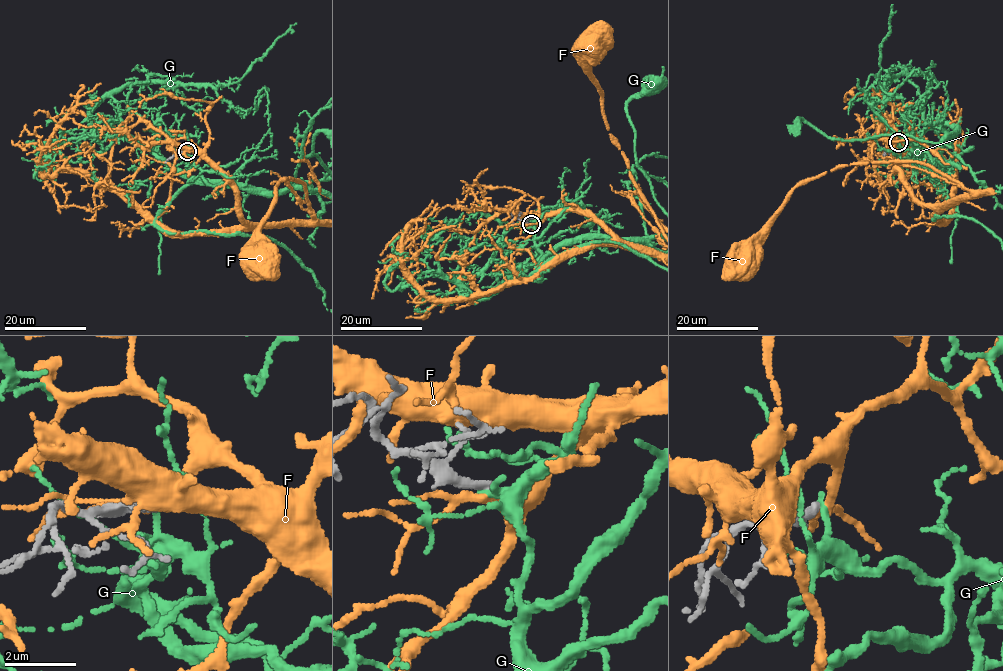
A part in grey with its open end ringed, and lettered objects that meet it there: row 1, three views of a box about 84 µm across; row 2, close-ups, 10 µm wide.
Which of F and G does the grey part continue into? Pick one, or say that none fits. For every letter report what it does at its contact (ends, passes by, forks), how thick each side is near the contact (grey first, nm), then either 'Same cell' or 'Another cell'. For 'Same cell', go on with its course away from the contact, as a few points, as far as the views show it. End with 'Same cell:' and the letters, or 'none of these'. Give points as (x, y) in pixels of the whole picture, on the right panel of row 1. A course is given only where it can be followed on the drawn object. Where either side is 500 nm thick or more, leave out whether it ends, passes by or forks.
F: It forks there. Thickness 280 nm (grey) against 200 nm. Another cell
G: It ends there. Thickness 280 nm (grey) against 180 nm. Another cell
Same cell: none of these

